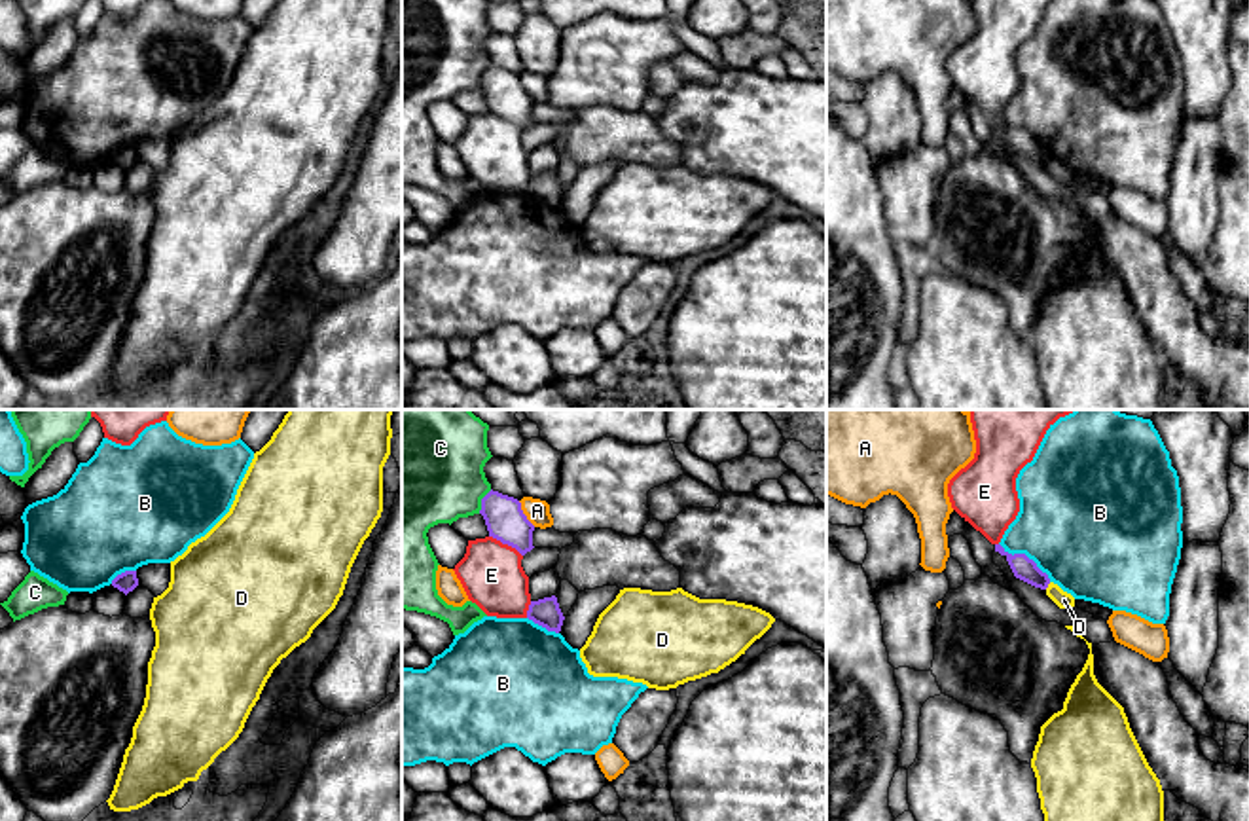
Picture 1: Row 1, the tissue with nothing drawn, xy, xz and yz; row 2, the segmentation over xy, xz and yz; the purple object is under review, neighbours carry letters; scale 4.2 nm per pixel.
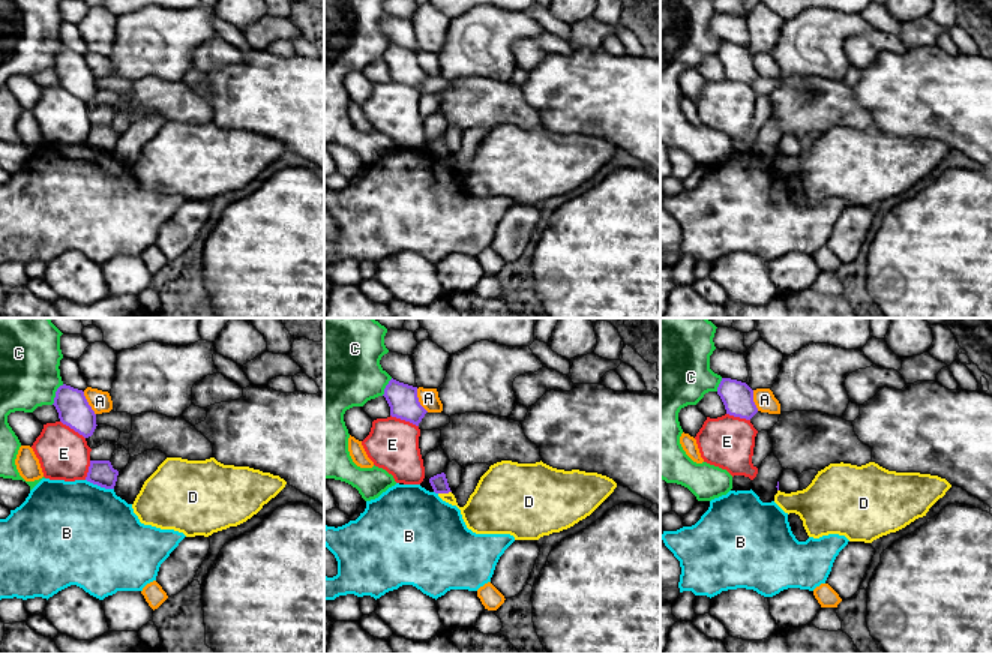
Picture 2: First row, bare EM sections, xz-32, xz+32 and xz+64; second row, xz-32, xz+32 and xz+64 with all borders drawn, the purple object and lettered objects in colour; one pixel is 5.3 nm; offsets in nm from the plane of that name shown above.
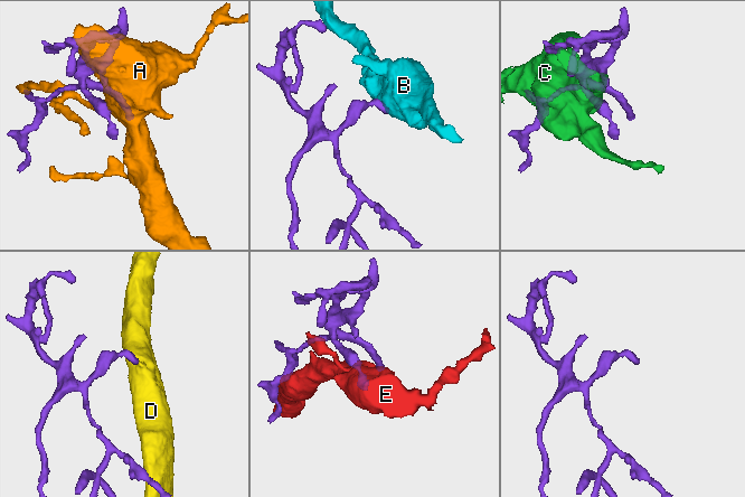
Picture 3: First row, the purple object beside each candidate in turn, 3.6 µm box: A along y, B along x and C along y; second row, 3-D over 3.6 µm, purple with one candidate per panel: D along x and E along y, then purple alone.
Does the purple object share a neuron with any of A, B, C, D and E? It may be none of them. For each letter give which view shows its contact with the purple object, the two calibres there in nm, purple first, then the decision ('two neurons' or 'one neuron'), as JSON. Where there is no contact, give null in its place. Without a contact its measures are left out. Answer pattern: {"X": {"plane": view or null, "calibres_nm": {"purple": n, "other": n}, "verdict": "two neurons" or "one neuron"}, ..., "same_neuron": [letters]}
{"A": {"plane": "xz", "calibres_nm": {"purple": 170, "other": 100}, "verdict": "two neurons"}, "B": {"plane": "yz", "calibres_nm": {"purple": 100, "other": 480}, "verdict": "two neurons"}, "C": {"plane": "xz", "calibres_nm": {"purple": 170, "other": 420}, "verdict": "two neurons"}, "D": {"plane": "yz", "calibres_nm": {"purple": 100, "other": 70}, "verdict": "two neurons"}, "E": {"plane": "xz", "calibres_nm": {"purple": 170, "other": 260}, "verdict": "two neurons"}, "same_neuron": []}

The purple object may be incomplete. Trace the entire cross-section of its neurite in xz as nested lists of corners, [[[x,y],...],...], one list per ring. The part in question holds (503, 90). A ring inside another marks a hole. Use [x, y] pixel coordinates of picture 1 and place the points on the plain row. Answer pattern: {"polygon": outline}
{"polygon": [[[489,66],[481,74],[480,89],[485,95],[489,112],[516,123],[521,131],[531,127],[534,100],[521,85],[521,78],[498,66]]]}

